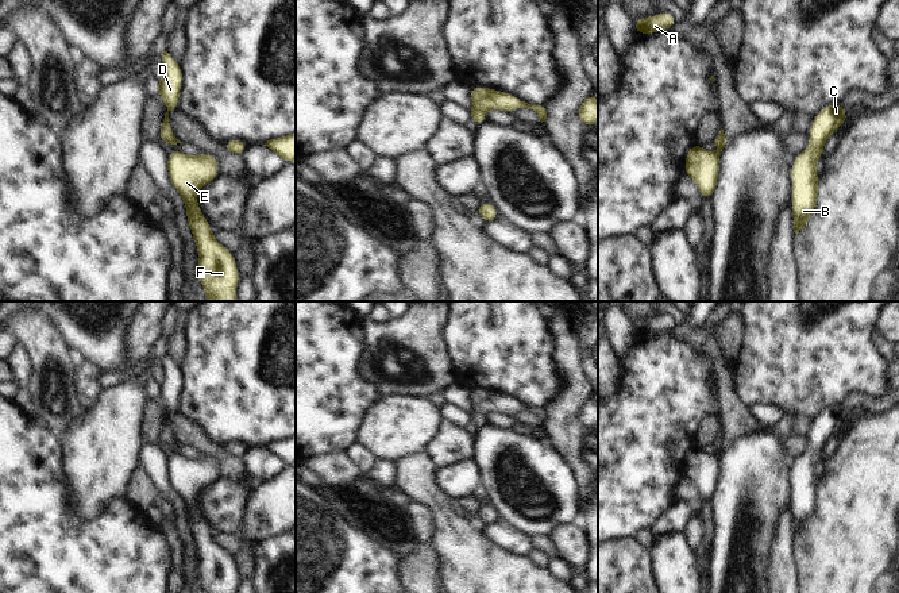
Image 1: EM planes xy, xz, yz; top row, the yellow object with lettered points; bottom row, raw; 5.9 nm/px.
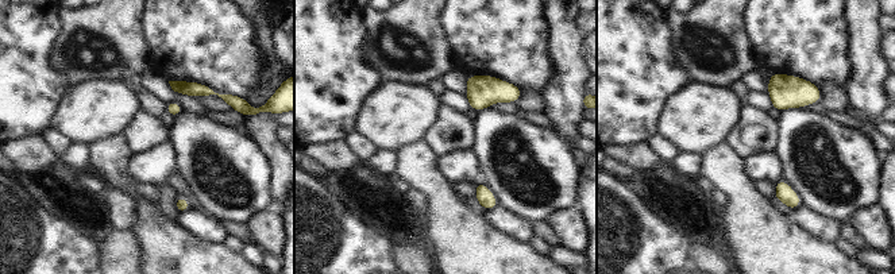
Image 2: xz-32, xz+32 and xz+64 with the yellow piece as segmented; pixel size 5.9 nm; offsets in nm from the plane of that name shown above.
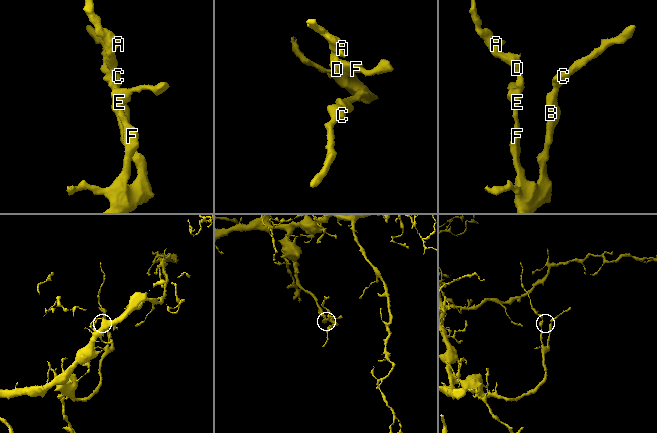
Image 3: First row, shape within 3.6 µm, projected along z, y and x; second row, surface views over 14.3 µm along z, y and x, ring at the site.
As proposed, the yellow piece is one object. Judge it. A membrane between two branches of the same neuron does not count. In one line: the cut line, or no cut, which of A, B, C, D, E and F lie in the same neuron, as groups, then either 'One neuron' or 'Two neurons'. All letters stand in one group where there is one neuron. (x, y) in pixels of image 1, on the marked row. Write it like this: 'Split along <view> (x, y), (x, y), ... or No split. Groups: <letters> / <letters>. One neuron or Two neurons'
No split. Groups: A B C D E F. One neuron.

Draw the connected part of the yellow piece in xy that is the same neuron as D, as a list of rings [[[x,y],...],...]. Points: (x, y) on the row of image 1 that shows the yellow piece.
[[[162,51],[161,68],[163,73],[162,80],[154,86],[161,93],[162,101],[167,108],[167,112],[165,113],[165,120],[159,128],[158,139],[166,143],[177,145],[180,143],[180,140],[173,135],[169,123],[169,112],[173,109],[178,109],[182,70],[181,65],[177,63],[167,51]]]

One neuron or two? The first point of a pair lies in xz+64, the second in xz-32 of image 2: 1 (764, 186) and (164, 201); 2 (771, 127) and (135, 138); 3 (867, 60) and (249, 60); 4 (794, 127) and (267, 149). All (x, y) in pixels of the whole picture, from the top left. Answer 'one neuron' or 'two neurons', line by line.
1: one neuron
2: one neuron
3: two neurons
4: two neurons

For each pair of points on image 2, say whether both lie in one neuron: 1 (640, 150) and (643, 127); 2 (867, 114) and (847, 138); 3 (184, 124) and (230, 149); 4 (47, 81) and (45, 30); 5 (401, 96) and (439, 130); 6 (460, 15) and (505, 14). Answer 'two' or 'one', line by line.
1: two
2: two
3: one
4: one
5: two
6: one

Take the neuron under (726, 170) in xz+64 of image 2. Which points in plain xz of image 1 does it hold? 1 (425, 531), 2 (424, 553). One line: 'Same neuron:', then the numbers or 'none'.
Same neuron: none

